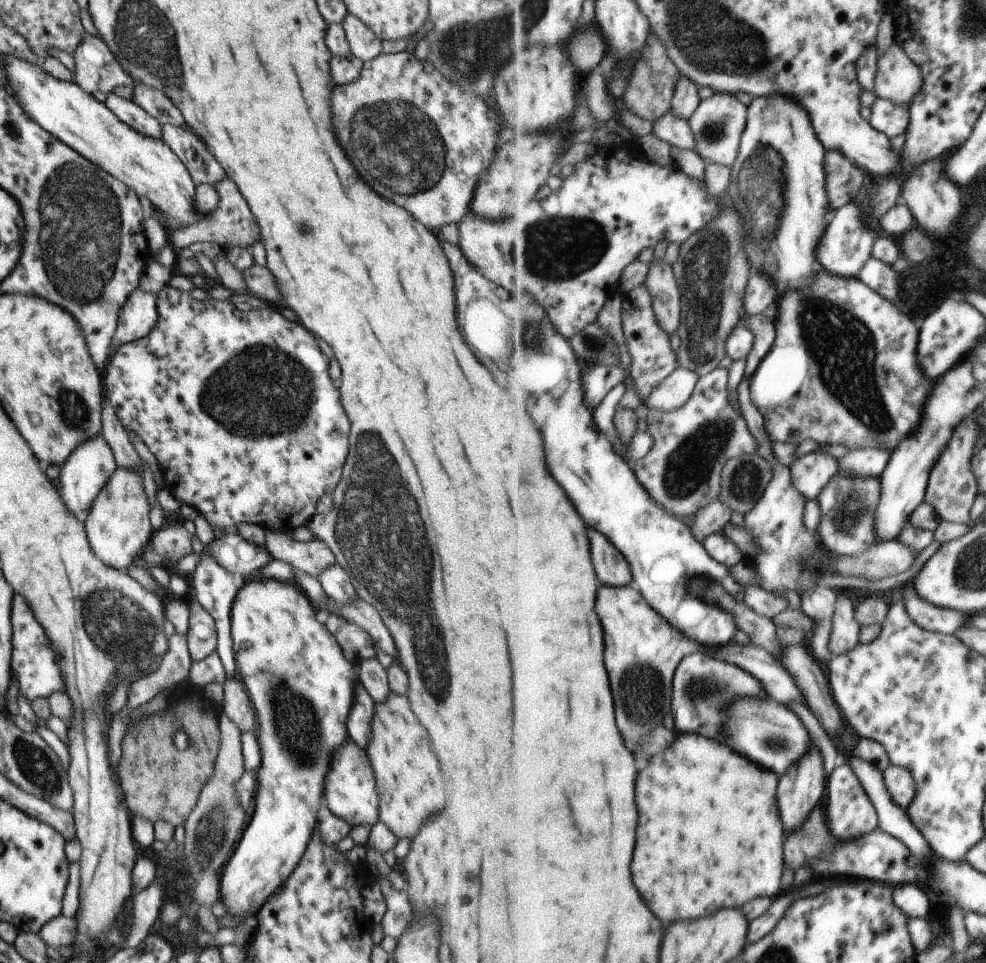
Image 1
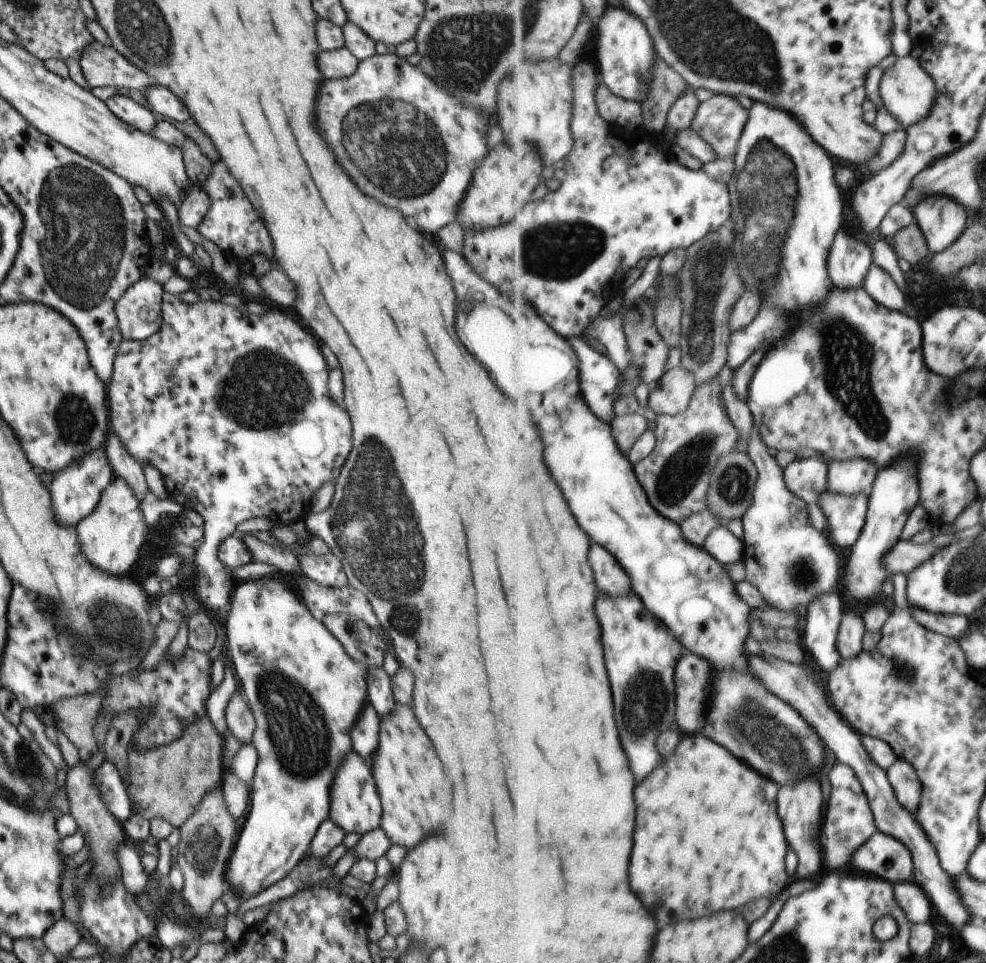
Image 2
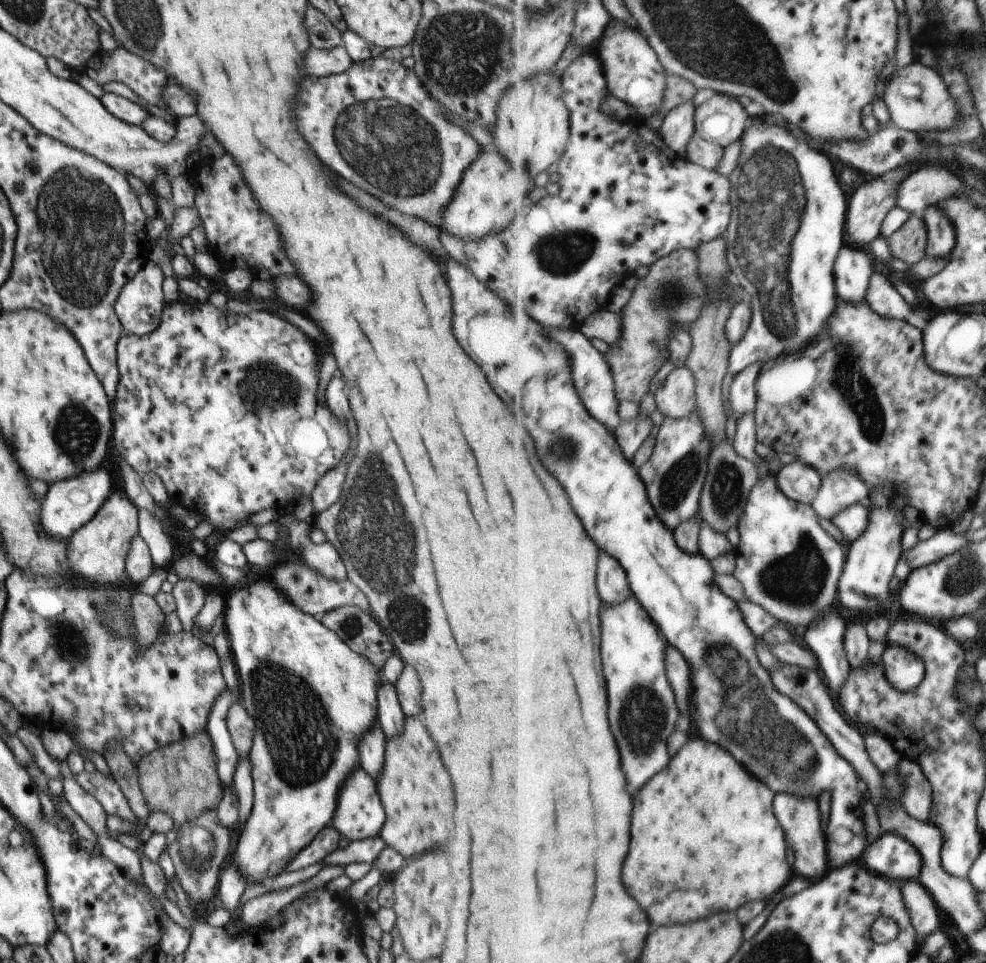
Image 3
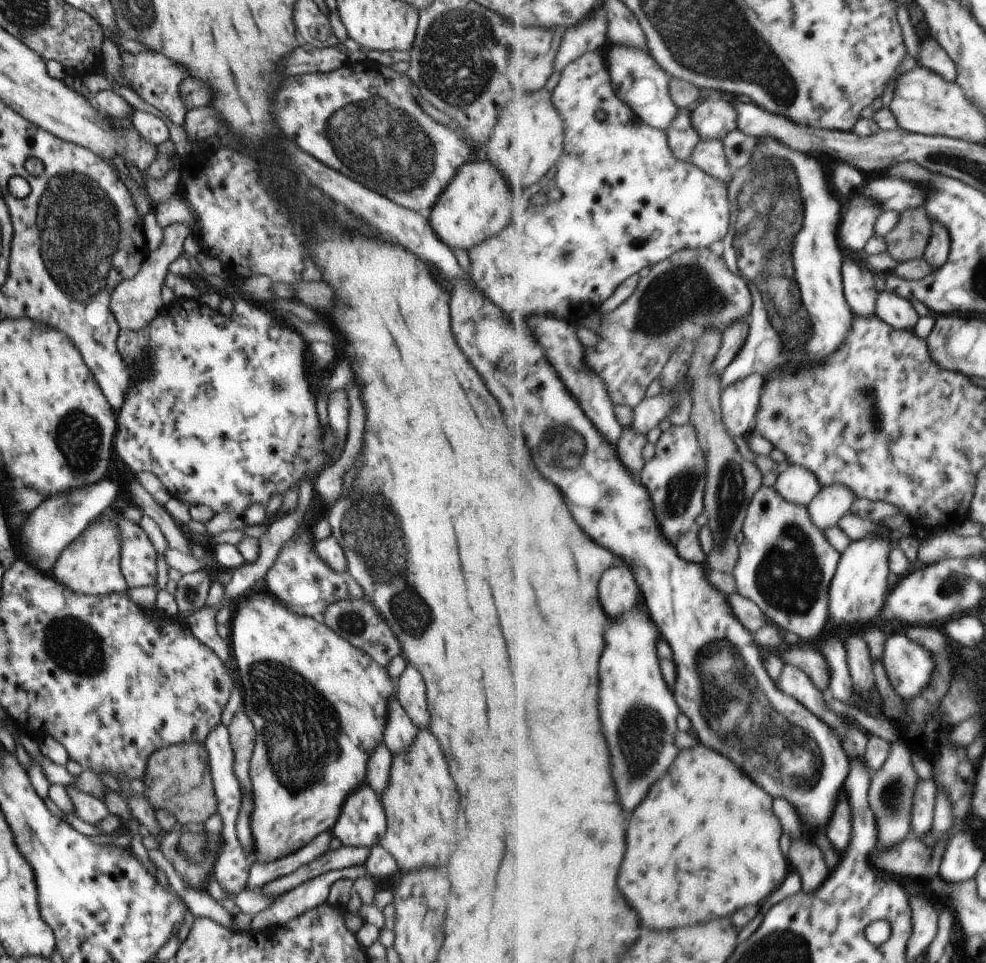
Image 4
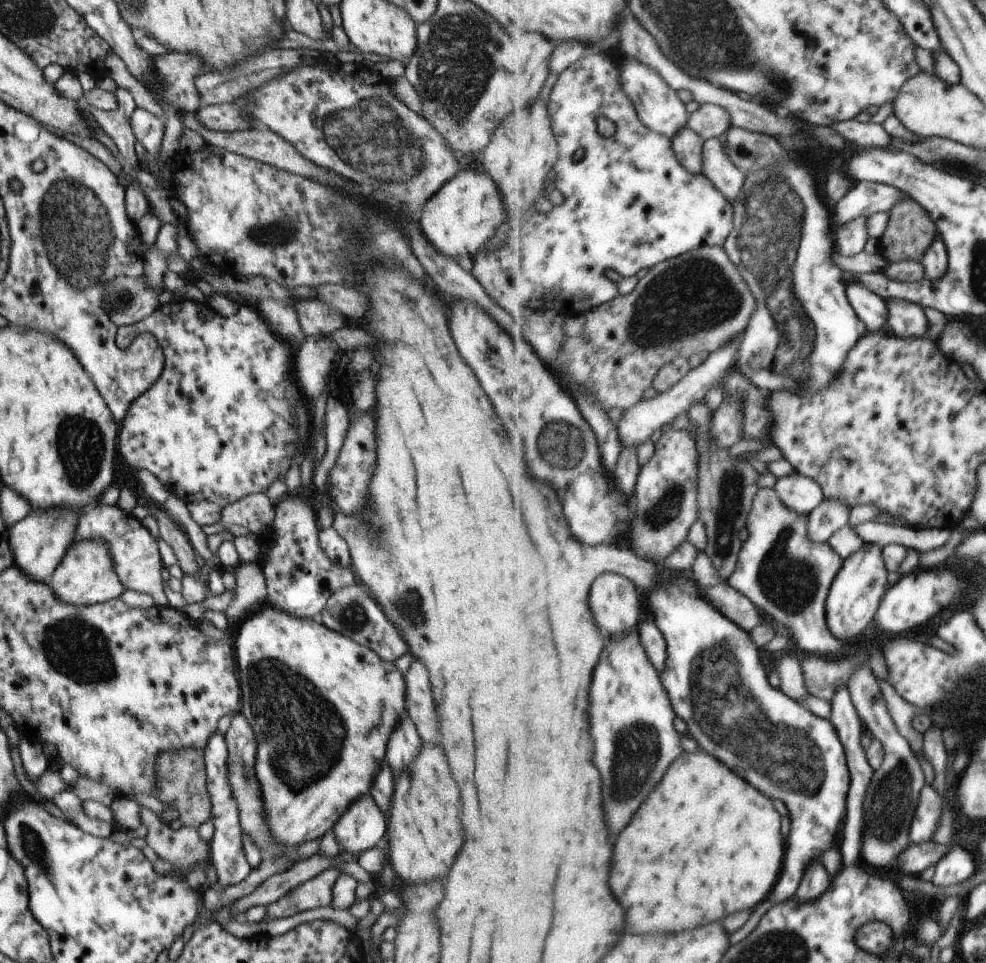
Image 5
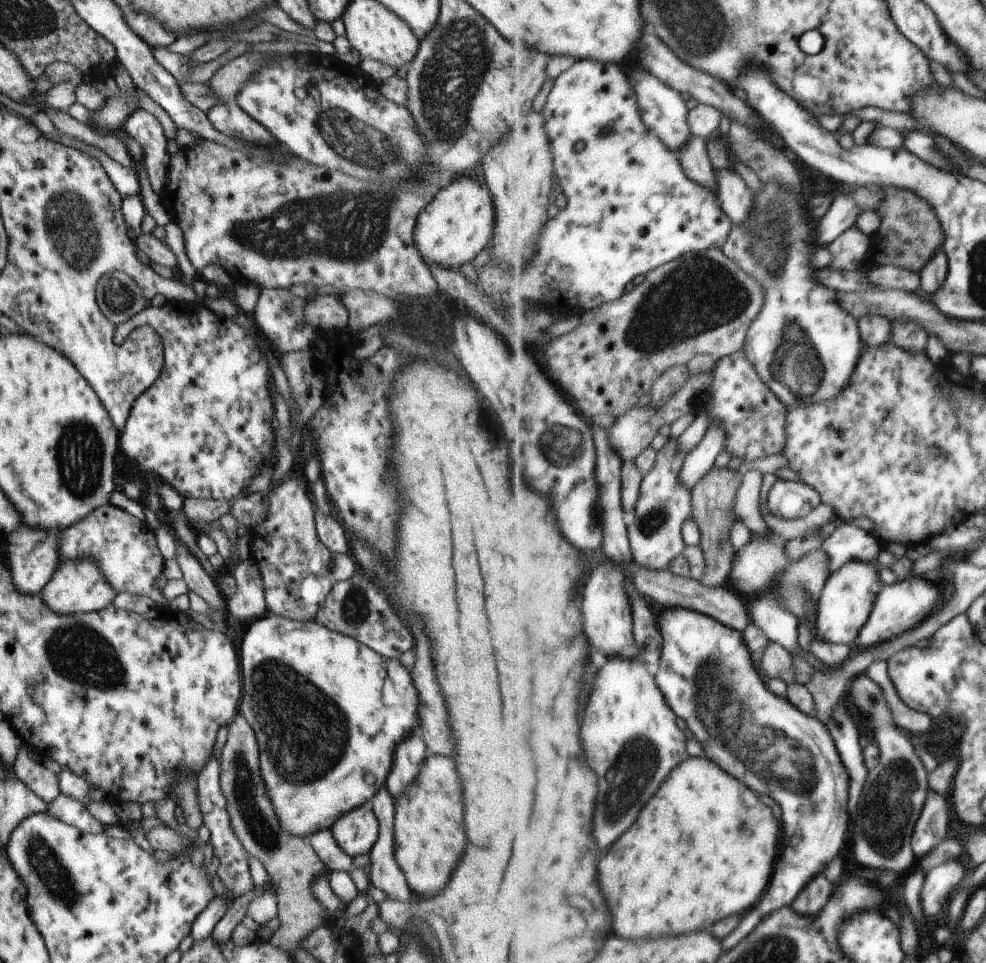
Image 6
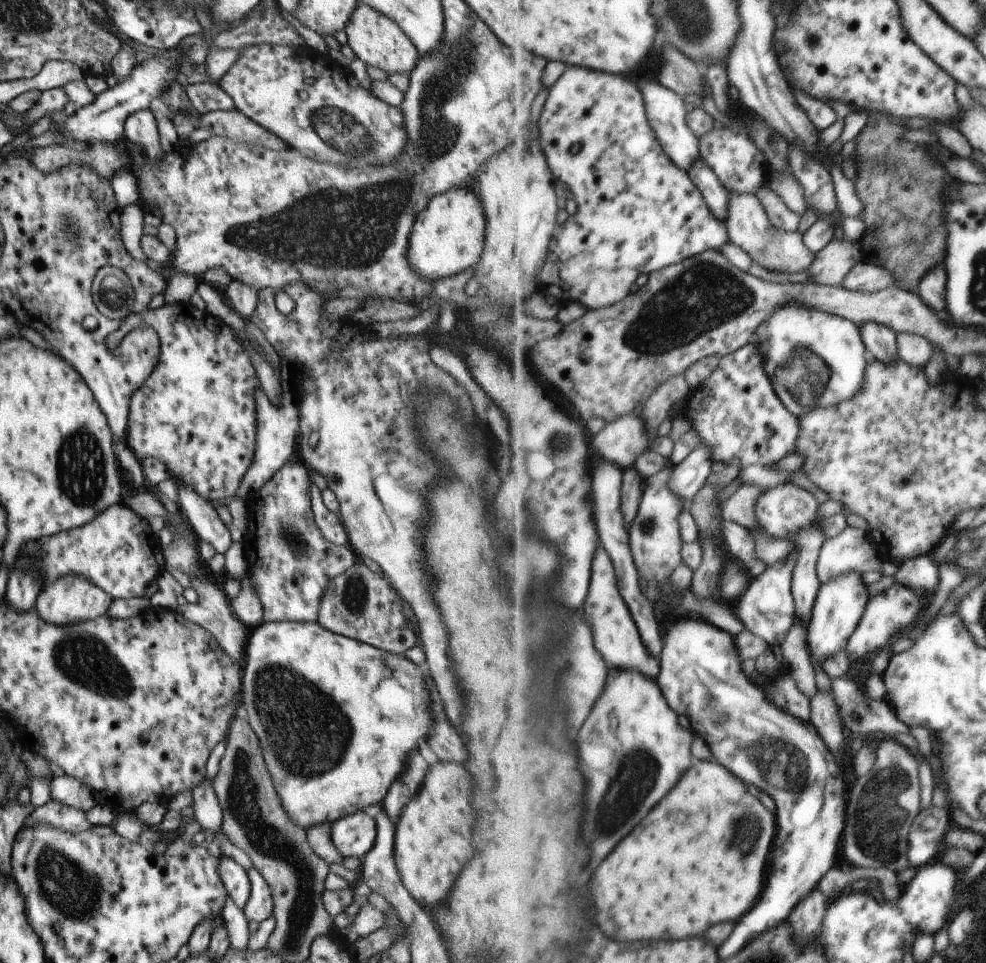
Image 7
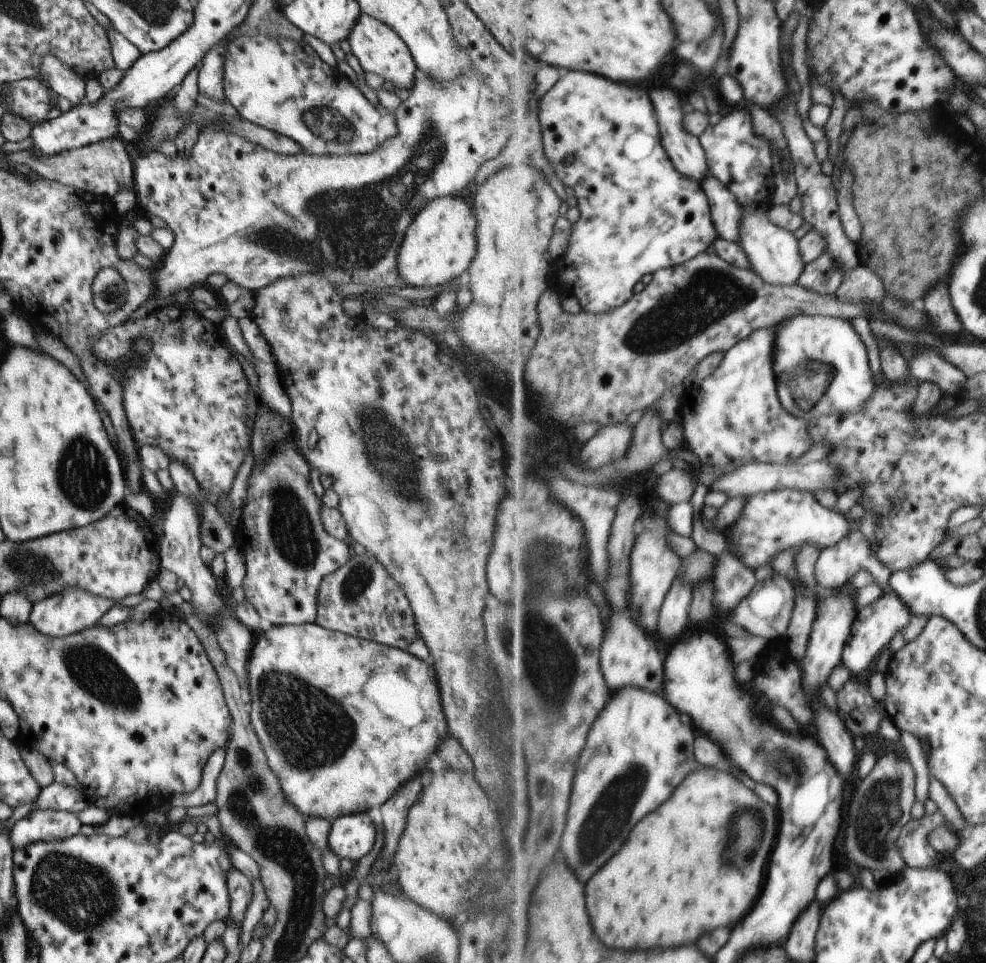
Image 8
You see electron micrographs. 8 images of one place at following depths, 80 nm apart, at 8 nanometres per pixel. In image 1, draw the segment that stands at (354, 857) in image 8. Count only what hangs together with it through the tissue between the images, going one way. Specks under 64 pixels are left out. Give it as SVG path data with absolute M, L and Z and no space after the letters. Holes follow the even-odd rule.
M347 740L341 750L333 750L333 758L325 774L325 786L322 786L322 801L331 814L345 819L352 828L362 824L373 826L378 819L378 798L369 760L351 740Z

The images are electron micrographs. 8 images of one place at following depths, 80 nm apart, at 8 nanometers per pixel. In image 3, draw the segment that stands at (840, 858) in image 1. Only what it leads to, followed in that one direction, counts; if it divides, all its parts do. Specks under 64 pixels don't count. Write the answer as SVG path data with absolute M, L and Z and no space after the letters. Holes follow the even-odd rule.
M883 832L877 842L865 852L865 866L897 880L915 880L921 870L918 850L902 836Z

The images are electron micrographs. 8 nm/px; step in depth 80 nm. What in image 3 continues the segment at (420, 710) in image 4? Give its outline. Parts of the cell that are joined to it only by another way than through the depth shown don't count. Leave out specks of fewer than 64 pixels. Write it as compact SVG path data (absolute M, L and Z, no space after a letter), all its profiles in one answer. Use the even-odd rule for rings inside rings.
M407 665L401 669L397 680L392 684L396 690L398 703L405 716L419 717L419 684L416 672Z

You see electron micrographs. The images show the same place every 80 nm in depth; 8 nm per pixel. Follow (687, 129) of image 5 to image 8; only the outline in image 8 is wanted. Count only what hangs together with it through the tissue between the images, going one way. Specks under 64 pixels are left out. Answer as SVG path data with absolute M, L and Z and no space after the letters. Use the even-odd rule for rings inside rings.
M709 172L702 182L702 189L708 195L712 207L713 222L720 238L738 242L742 206L731 189L715 174Z

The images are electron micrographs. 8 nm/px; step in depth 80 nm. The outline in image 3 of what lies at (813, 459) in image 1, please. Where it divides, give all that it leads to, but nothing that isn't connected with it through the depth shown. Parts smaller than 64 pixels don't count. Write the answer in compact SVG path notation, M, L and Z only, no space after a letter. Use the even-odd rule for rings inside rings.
M805 461L785 465L776 476L779 488L789 498L812 505L824 484L820 470Z

